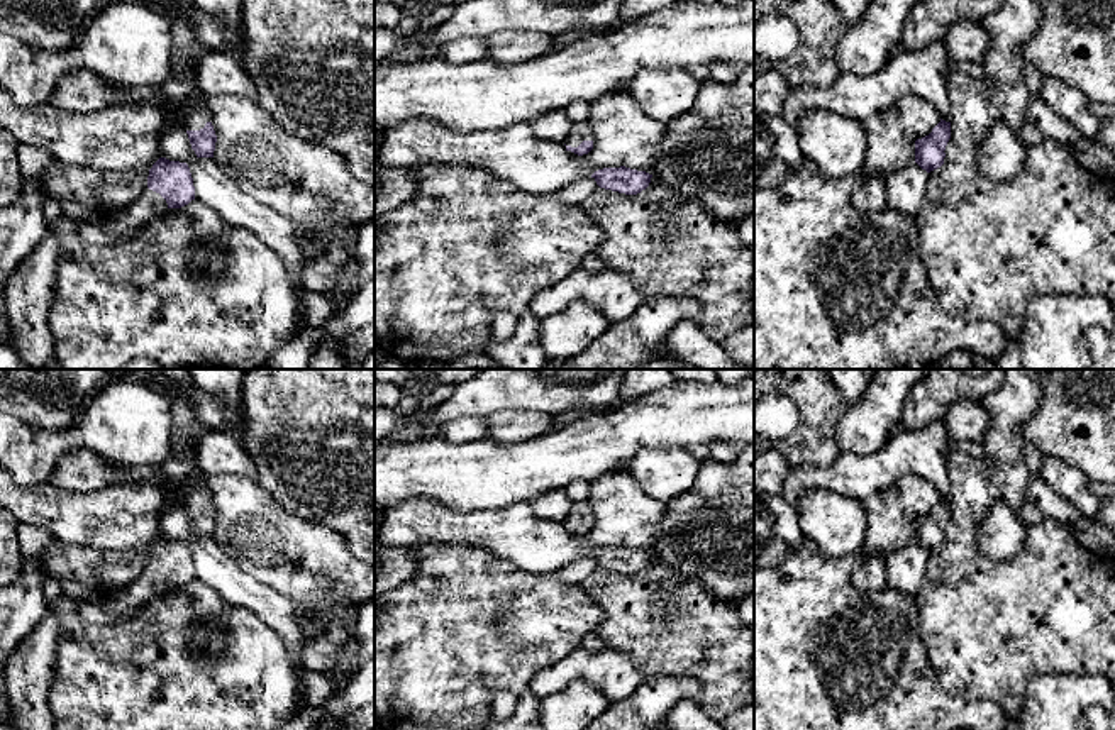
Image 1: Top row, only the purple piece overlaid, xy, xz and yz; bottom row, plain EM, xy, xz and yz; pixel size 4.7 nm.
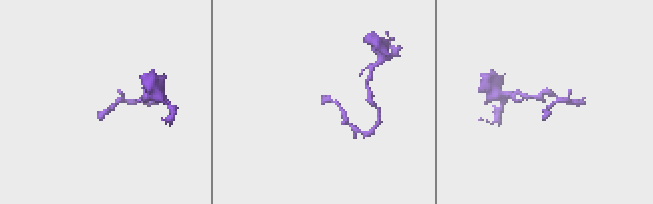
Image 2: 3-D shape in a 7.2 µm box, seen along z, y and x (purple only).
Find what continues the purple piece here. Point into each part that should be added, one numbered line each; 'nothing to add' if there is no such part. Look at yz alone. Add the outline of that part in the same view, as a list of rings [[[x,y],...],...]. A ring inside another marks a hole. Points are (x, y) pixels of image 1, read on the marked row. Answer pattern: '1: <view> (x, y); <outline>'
nothing to add

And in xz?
1: xz (582, 131); [[[588,120],[576,122],[569,135],[566,137],[564,144],[571,147],[578,147],[583,141],[593,141],[593,132],[591,132]]]

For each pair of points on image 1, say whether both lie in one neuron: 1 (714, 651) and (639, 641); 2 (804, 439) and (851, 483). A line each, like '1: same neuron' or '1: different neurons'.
1: same neuron
2: different neurons

